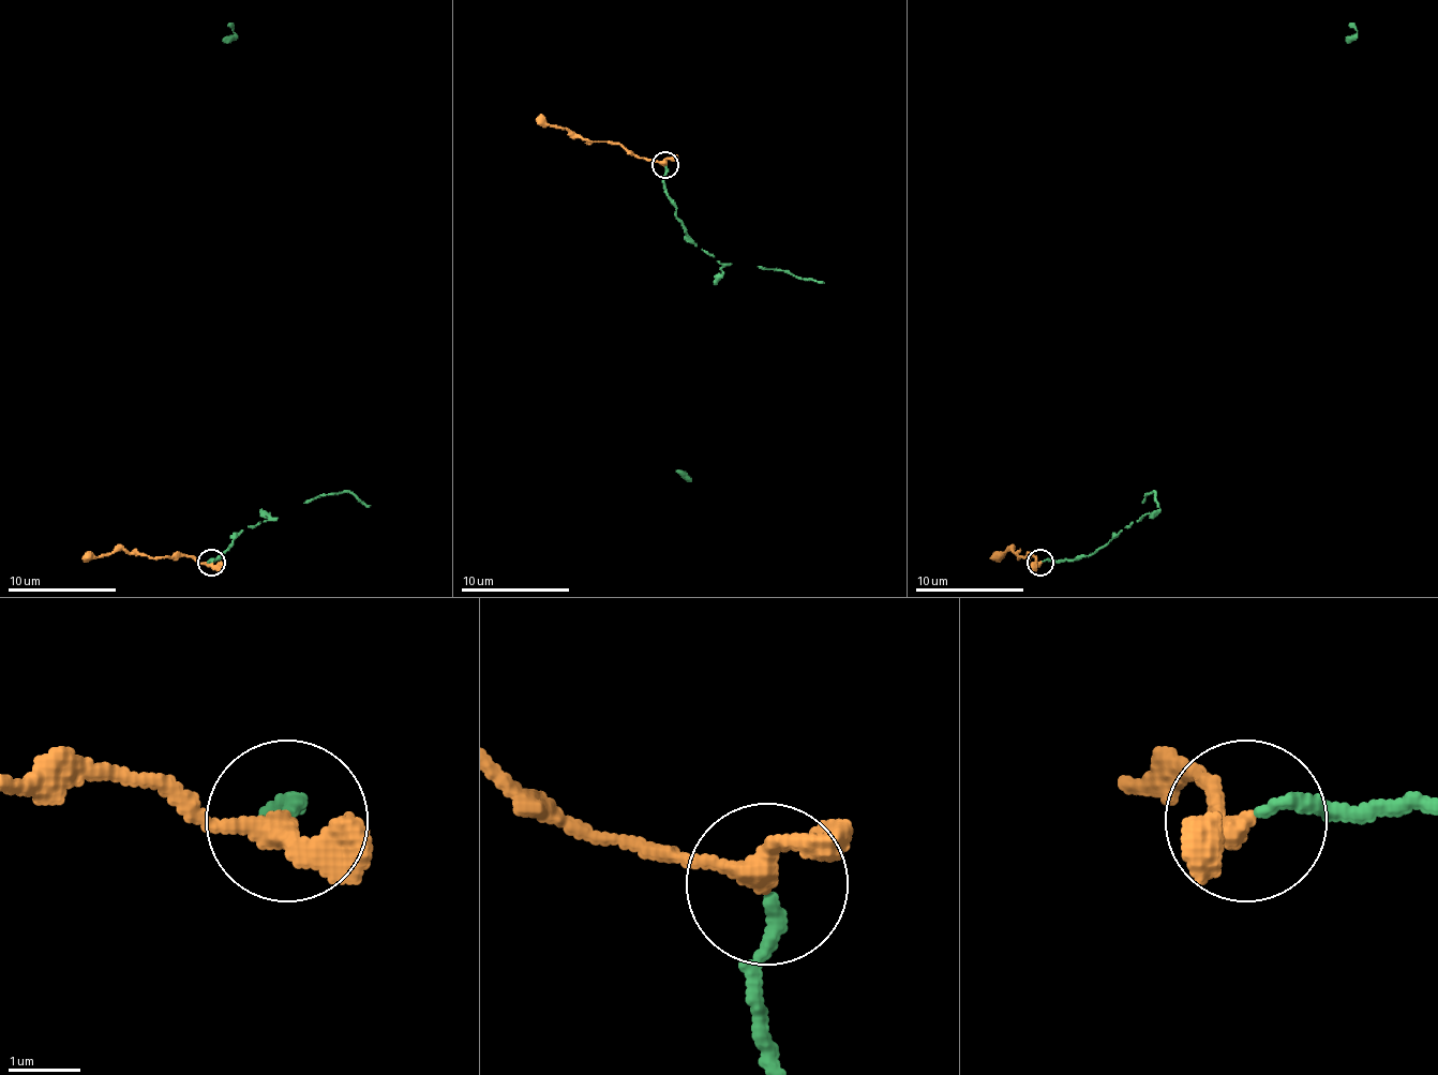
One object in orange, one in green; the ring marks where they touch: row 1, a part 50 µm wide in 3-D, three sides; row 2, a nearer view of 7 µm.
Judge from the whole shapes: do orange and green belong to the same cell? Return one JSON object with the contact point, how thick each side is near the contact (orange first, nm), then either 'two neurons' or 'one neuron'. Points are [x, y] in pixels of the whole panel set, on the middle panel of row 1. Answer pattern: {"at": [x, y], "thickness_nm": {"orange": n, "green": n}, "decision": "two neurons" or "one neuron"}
{"at": [665, 164], "thickness_nm": {"orange": 280, "green": 190}, "decision": "one neuron"}

